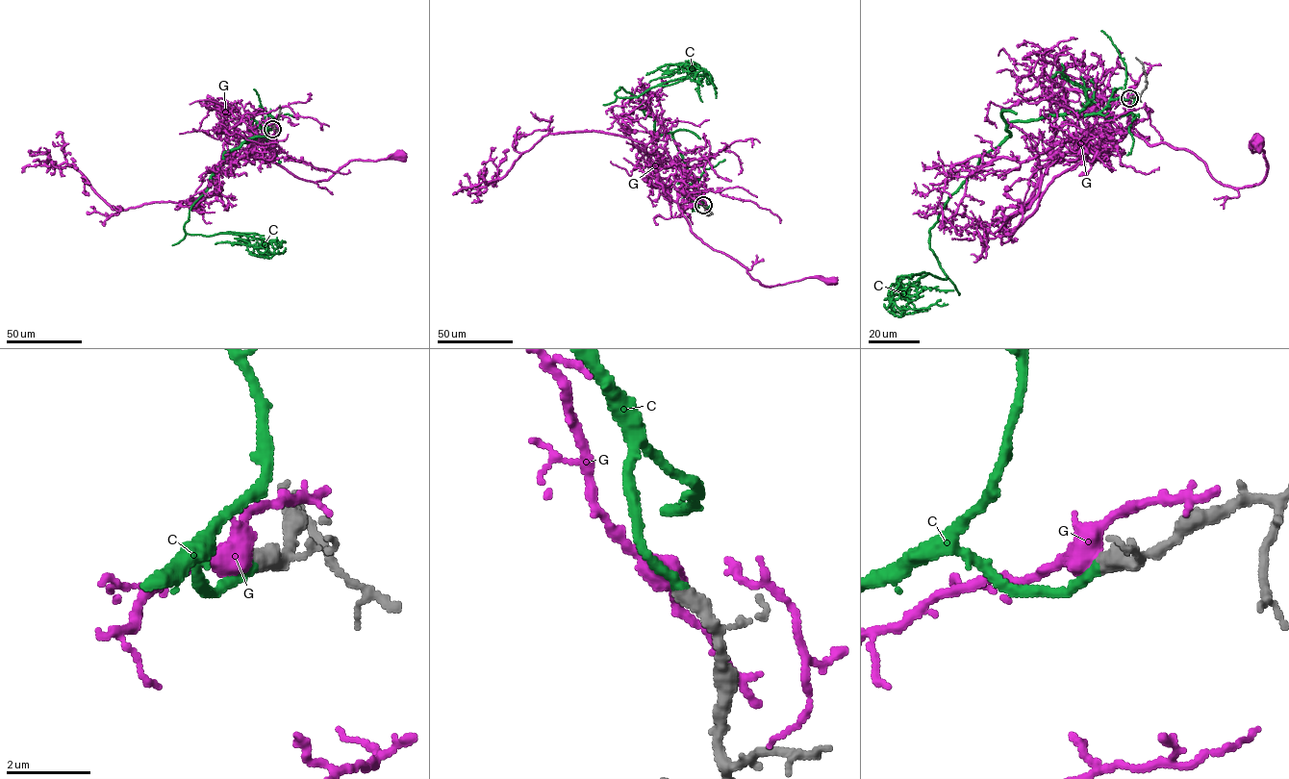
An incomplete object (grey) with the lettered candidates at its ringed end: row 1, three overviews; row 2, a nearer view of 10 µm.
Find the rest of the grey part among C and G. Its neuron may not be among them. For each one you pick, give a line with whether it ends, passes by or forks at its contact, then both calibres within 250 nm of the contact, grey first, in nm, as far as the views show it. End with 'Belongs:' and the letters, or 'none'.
C: it ends there; 480 nm thick on the grey side, 280 nm on the other
Belongs: C

